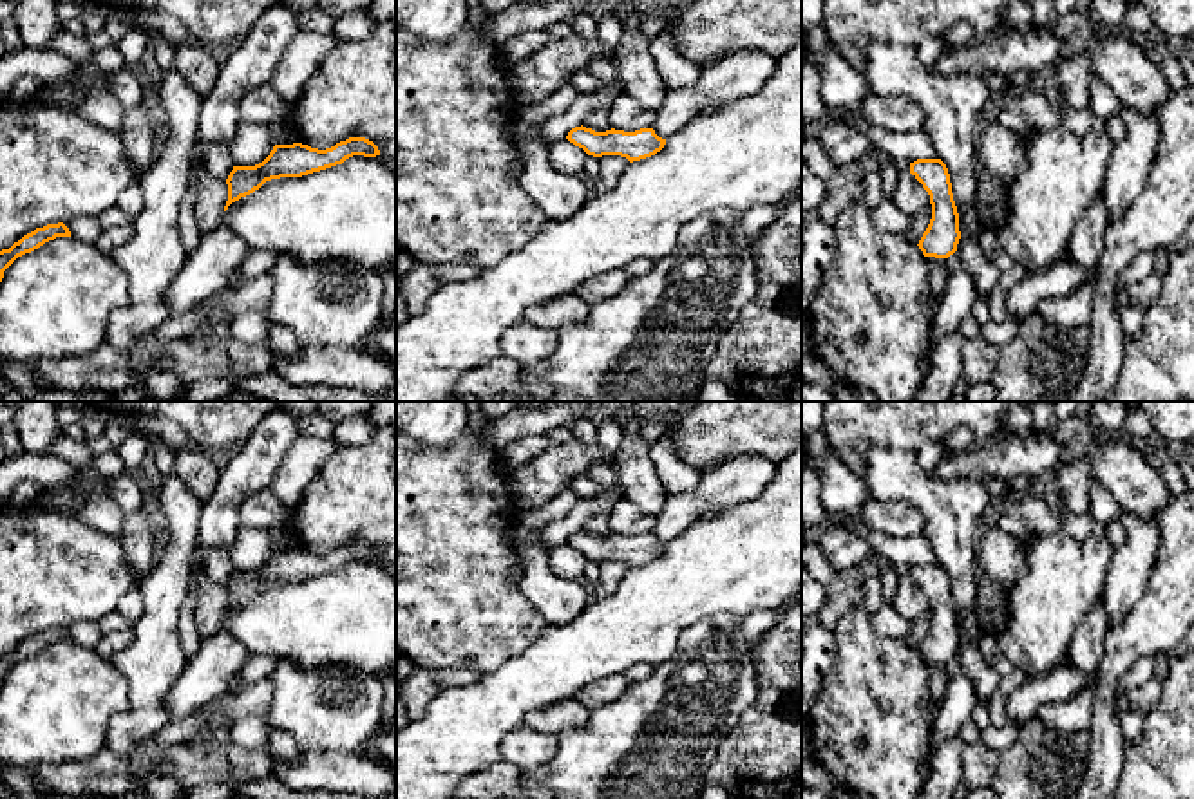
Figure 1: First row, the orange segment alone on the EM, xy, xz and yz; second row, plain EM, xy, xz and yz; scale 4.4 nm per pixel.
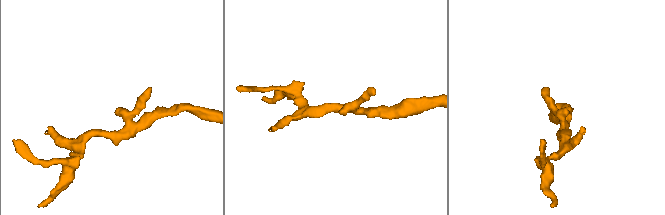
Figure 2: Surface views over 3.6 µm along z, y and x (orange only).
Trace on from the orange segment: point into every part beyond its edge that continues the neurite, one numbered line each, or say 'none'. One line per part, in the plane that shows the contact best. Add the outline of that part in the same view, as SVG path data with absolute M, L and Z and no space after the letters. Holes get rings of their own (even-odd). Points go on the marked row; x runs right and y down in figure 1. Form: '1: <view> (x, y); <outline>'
none

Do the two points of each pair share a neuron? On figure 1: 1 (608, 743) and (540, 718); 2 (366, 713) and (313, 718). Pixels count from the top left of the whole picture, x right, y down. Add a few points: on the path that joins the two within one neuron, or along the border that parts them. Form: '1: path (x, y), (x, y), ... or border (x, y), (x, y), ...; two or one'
1: border (590, 709), (585, 725), (565, 729), (558, 736); two
2: path (353, 713), (326, 713); one

